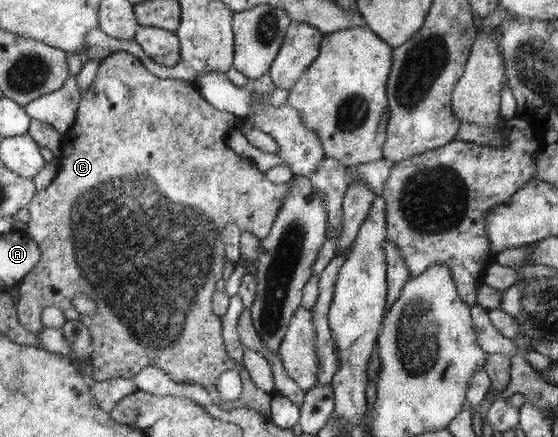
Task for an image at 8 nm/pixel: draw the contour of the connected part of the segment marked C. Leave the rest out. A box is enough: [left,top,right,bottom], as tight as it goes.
[18,52,292,418]

